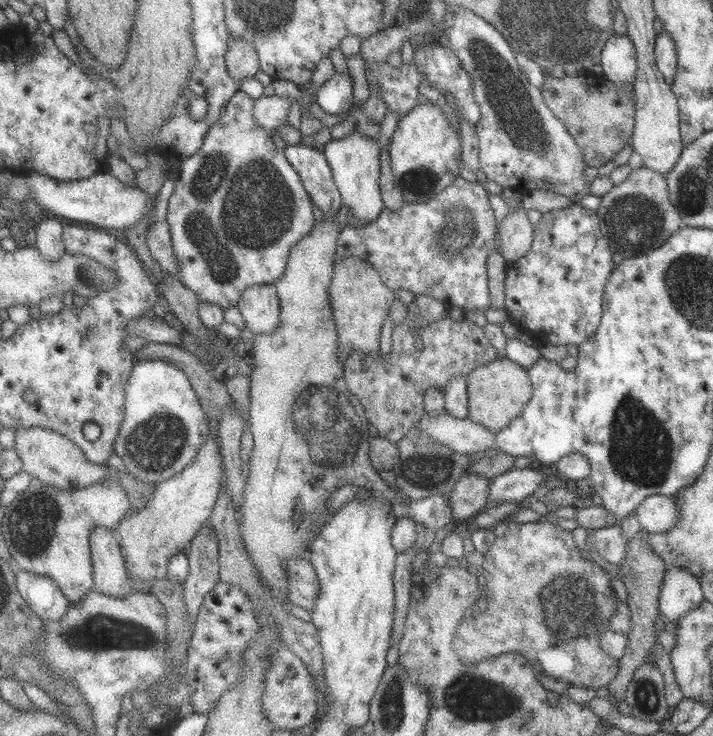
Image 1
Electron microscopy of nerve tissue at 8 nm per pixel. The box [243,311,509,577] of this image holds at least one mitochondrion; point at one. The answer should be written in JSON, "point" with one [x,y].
{"point":[322,419]}

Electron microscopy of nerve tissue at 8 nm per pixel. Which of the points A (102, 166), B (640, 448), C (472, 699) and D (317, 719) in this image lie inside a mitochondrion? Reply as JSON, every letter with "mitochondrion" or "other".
{"A":"other","B":"mitochondrion","C":"mitochondrion","D":"other"}

